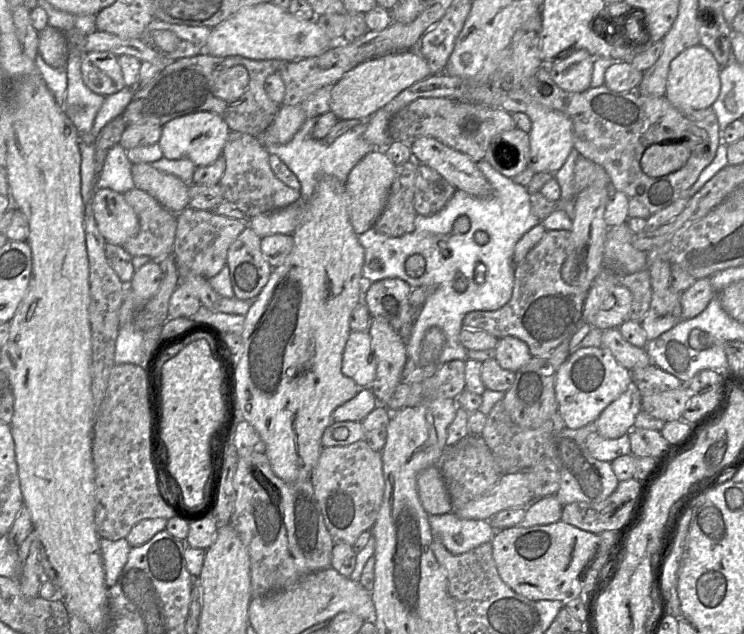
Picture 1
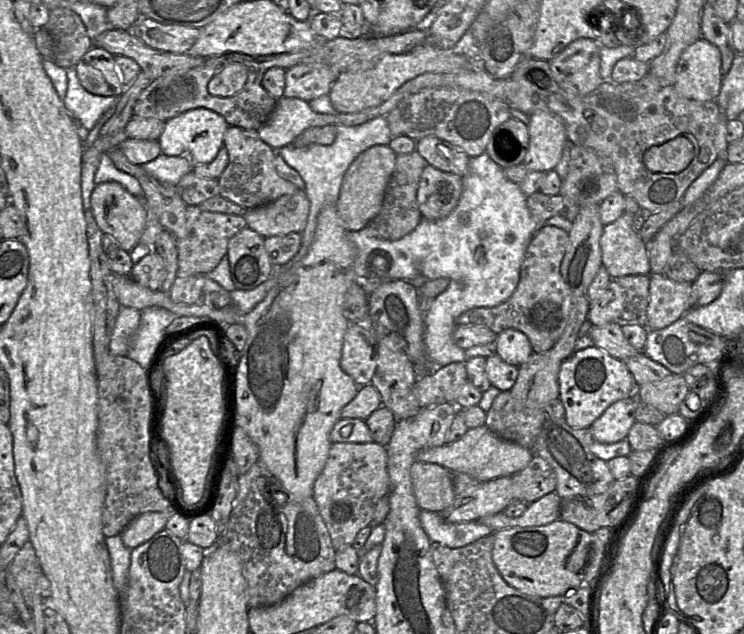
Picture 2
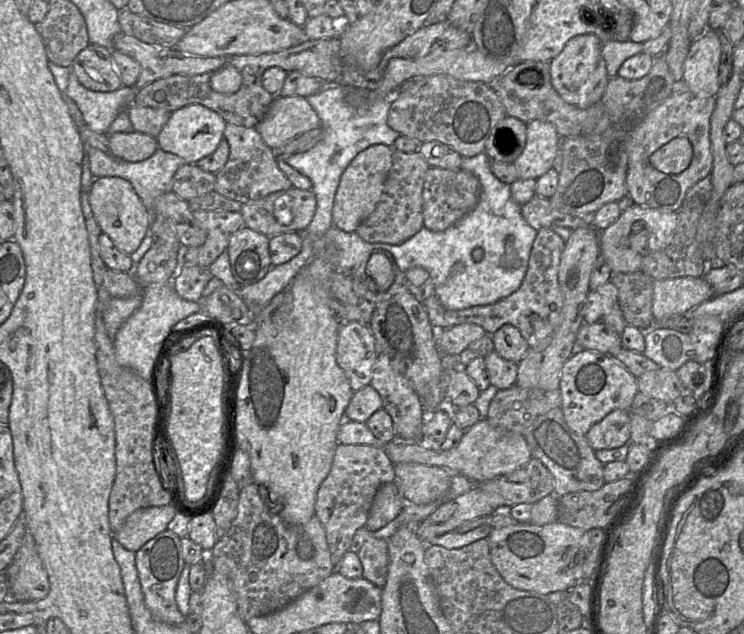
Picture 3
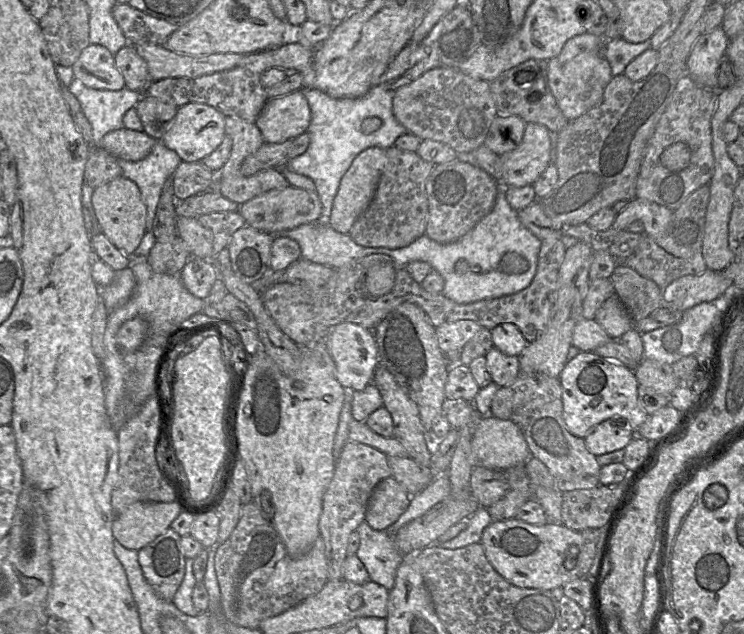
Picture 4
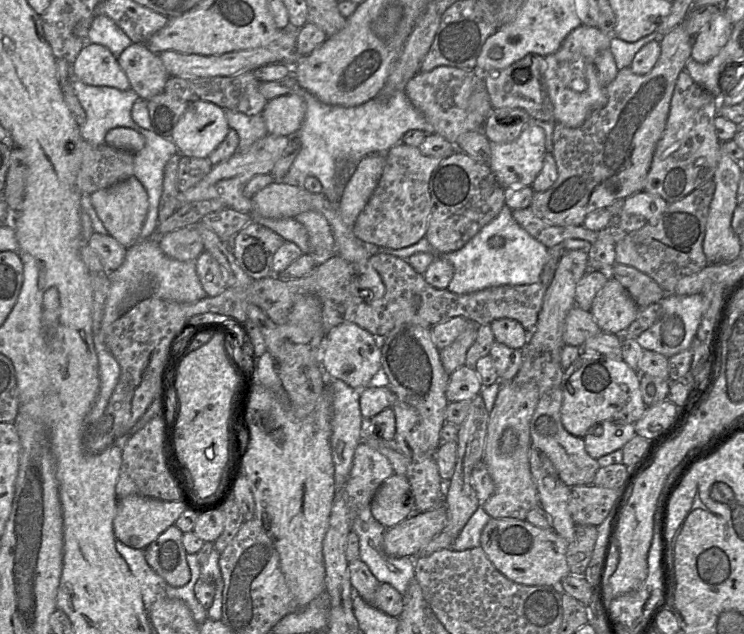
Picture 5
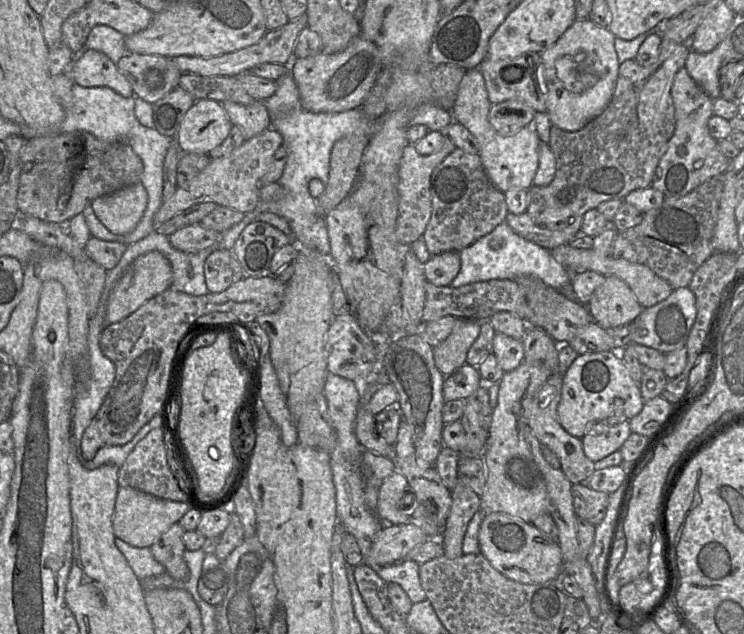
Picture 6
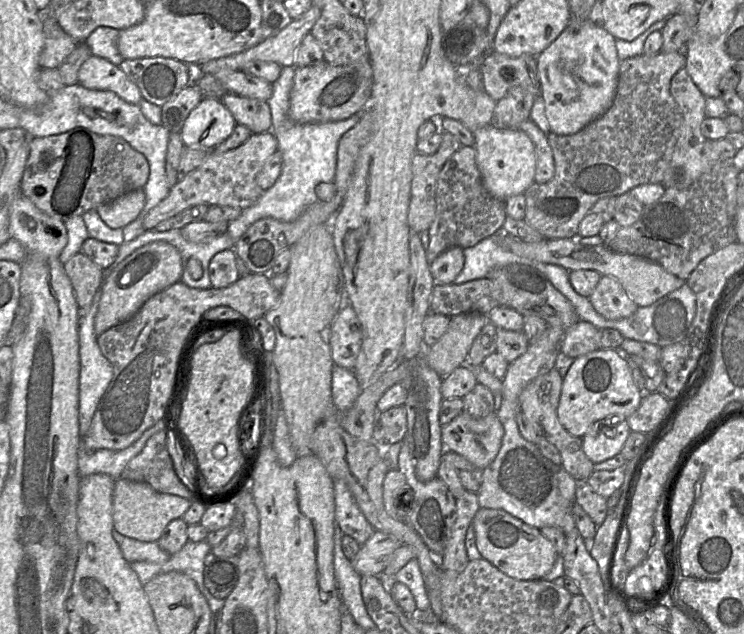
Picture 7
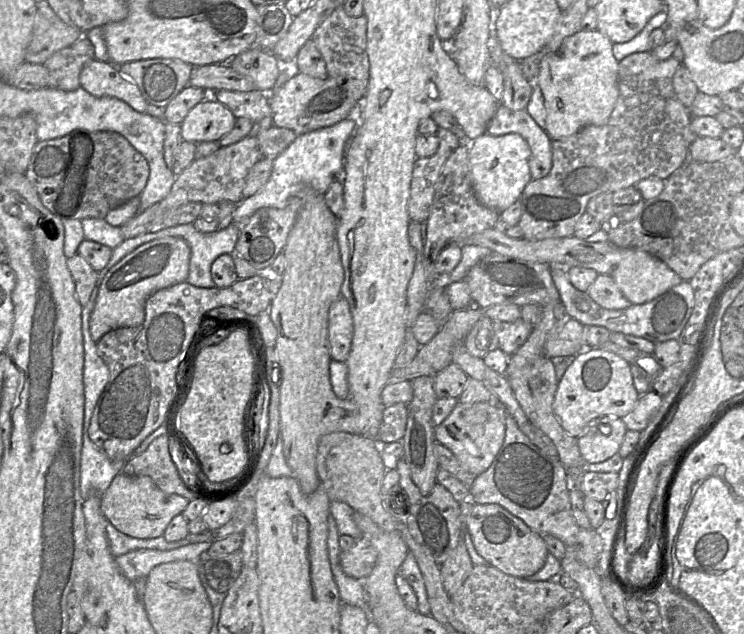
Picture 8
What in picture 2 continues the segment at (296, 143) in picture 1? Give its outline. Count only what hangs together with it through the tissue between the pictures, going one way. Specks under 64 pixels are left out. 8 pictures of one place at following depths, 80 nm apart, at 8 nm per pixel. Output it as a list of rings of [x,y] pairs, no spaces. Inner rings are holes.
[[[385,116],[376,117],[356,126],[336,125],[336,130],[336,138],[330,145],[313,143],[303,148],[287,145],[276,150],[276,154],[300,174],[305,183],[304,193],[310,202],[307,224],[300,233],[301,247],[284,267],[277,268],[289,268],[307,254],[314,239],[319,212],[325,206],[336,205],[344,174],[358,155],[374,145],[388,145],[393,138]]]

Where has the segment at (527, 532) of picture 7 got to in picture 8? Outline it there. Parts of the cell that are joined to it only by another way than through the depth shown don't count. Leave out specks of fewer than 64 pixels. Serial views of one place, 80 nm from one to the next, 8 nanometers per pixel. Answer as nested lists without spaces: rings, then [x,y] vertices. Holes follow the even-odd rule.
[[[475,503],[465,520],[465,529],[470,533],[475,549],[488,564],[508,575],[528,578],[545,565],[549,550],[544,537],[499,504]]]

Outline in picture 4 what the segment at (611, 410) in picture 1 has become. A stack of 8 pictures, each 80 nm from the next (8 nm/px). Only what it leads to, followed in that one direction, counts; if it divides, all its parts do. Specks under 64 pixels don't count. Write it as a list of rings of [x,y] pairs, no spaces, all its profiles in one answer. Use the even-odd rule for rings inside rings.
[[[613,416],[594,427],[584,440],[588,450],[599,456],[625,449],[635,436],[627,419]]]

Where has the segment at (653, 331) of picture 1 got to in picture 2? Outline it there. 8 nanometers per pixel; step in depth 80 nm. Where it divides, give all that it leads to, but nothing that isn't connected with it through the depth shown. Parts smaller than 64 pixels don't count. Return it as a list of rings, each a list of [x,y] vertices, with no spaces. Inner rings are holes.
[[[650,274],[650,299],[647,308],[648,330],[663,329],[694,306],[692,283],[675,282],[662,274]]]

